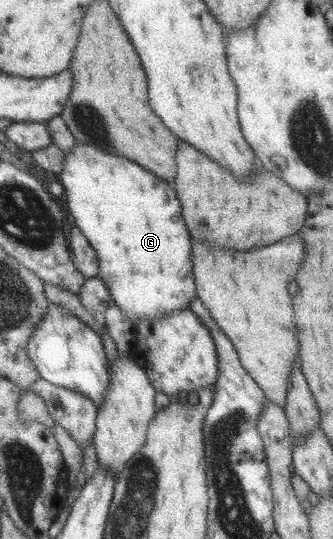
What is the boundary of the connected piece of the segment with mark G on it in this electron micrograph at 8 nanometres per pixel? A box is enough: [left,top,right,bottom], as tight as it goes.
[59,142,196,325]

